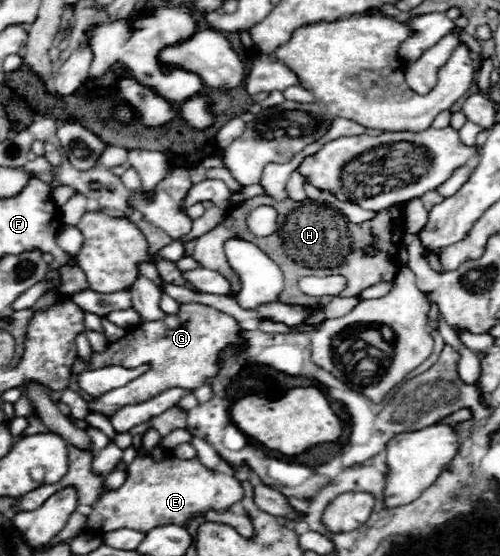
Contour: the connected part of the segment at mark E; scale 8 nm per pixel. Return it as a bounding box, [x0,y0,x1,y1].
[88,454,244,532]

